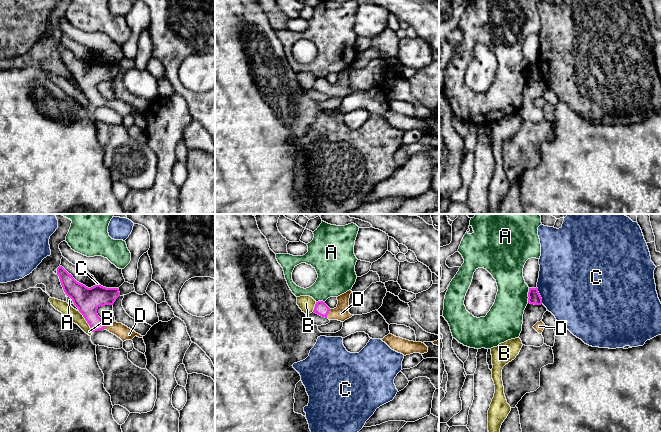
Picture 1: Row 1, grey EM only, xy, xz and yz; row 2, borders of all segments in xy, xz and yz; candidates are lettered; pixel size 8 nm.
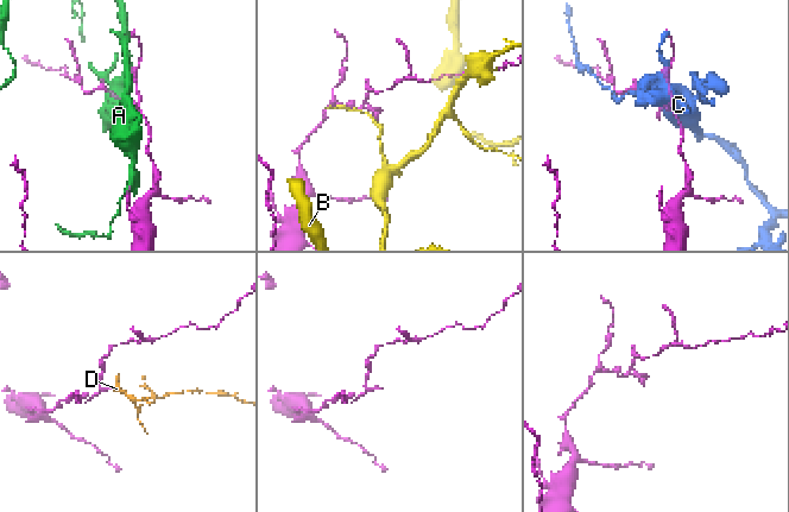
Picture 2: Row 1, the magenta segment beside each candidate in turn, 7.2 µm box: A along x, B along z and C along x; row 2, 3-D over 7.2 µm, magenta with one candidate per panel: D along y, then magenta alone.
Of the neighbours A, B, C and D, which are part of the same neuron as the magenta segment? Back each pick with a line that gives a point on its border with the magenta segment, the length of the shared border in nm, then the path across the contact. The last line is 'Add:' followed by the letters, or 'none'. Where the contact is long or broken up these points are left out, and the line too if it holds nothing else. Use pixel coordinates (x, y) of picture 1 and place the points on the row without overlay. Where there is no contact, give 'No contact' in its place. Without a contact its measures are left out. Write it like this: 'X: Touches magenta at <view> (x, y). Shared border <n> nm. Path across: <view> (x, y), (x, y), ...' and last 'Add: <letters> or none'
D: Touches magenta at xz (328, 88). Shared border 80 nm. Path across: xz (321, 84), (328, 88), (341, 89)
Add: D

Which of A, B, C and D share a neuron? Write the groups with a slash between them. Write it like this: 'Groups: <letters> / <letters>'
Groups: A / B / C / D

